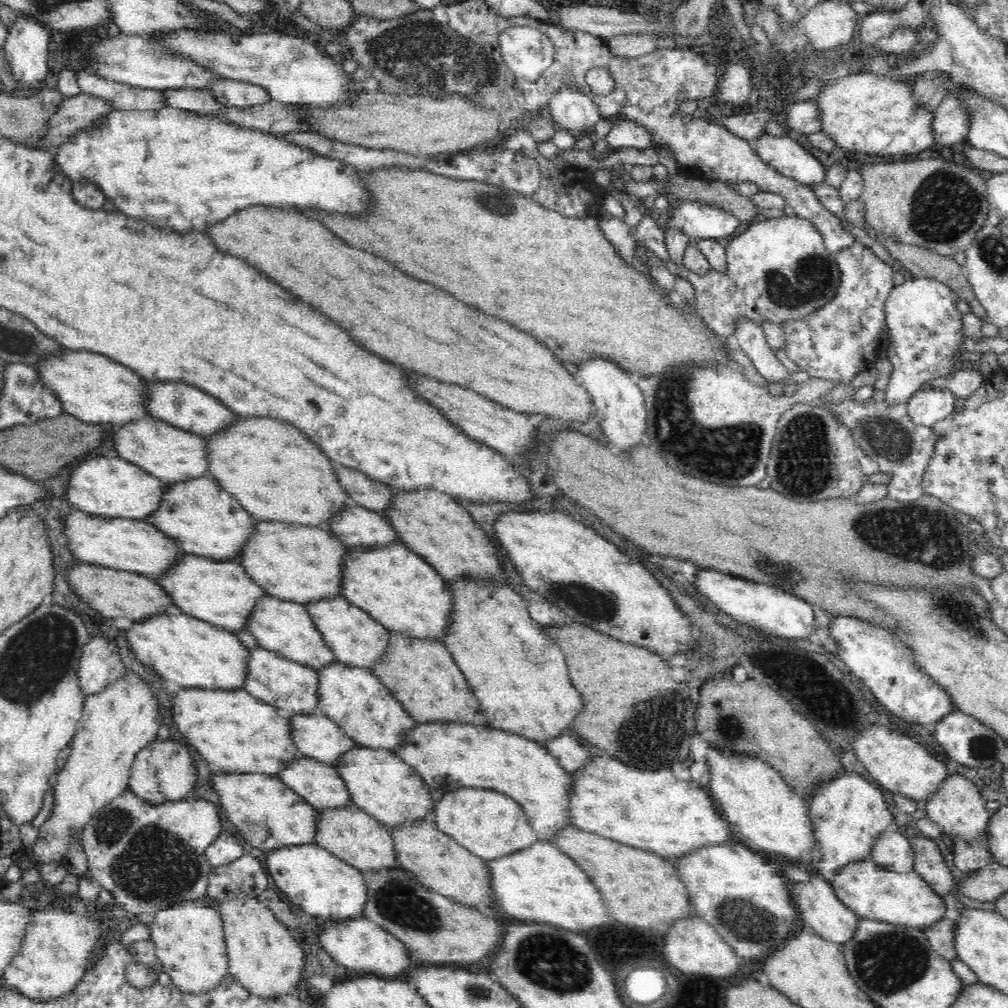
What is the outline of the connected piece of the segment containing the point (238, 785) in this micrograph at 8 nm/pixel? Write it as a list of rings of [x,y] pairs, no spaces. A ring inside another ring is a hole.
[[[216,772],[216,776],[211,778],[214,790],[218,790],[224,816],[238,830],[239,838],[248,848],[274,852],[285,847],[315,845],[320,827],[319,811],[290,789],[280,777]]]

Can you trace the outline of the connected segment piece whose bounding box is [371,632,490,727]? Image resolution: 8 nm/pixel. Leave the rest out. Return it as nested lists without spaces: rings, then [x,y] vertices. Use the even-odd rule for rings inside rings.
[[[395,632],[390,635],[392,640],[389,652],[386,652],[386,657],[371,670],[384,681],[390,693],[404,705],[416,722],[490,727],[478,697],[444,642],[413,639]]]

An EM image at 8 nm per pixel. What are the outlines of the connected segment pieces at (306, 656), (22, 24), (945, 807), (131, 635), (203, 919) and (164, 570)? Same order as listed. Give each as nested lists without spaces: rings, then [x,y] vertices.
[[[268,596],[254,608],[246,630],[256,638],[259,647],[274,651],[286,660],[307,665],[311,669],[322,670],[330,664],[339,663],[336,653],[326,643],[306,605]]]
[[[19,14],[14,24],[9,26],[5,40],[5,57],[14,73],[14,78],[22,81],[24,87],[44,81],[48,72],[48,30],[34,17]]]
[[[952,773],[943,788],[928,803],[926,803],[927,817],[943,829],[948,837],[962,840],[967,844],[982,843],[989,840],[989,825],[992,812],[988,810],[980,788],[965,776]]]
[[[179,611],[154,616],[152,619],[133,622],[125,630],[125,638],[134,653],[137,663],[142,668],[154,670],[164,678],[169,686],[180,688],[201,688],[210,691],[237,691],[244,689],[249,676],[249,662],[252,651],[242,644],[242,640],[232,631],[215,627],[212,623],[200,620],[192,615]]]
[[[205,897],[178,901],[168,908],[154,913],[154,922],[150,924],[150,940],[155,944],[155,955],[161,962],[161,970],[170,975],[176,987],[182,992],[197,993],[210,990],[227,975],[229,958],[223,932],[223,921],[217,907],[206,903]]]
[[[72,506],[70,512],[70,518],[63,522],[63,534],[70,552],[82,563],[135,572],[157,580],[177,568],[182,556],[187,554],[170,535],[147,520],[105,518]]]

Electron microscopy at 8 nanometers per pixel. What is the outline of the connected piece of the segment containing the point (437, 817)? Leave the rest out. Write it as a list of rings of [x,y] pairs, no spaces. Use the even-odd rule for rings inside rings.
[[[463,787],[445,793],[437,802],[431,819],[440,831],[487,862],[525,850],[539,841],[522,807],[506,794],[494,789]]]

